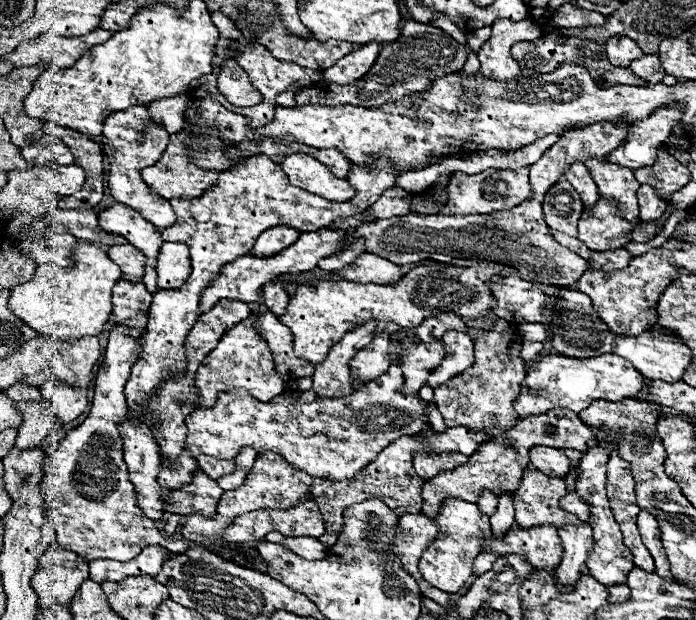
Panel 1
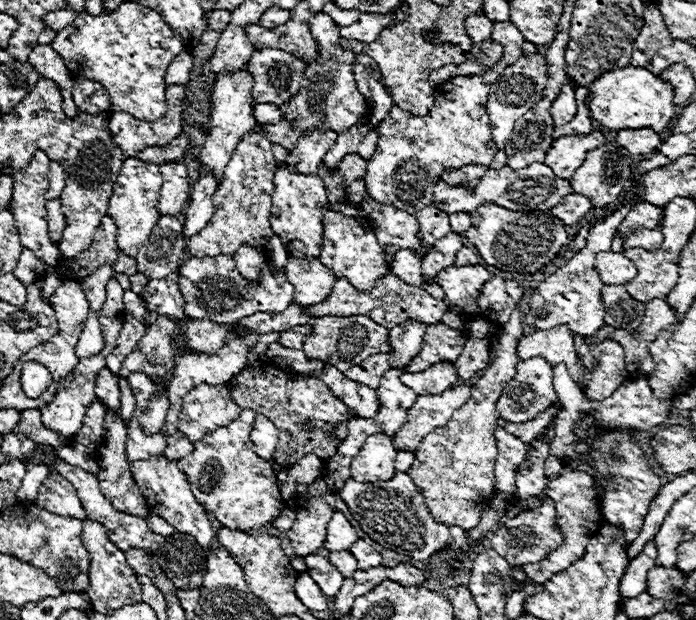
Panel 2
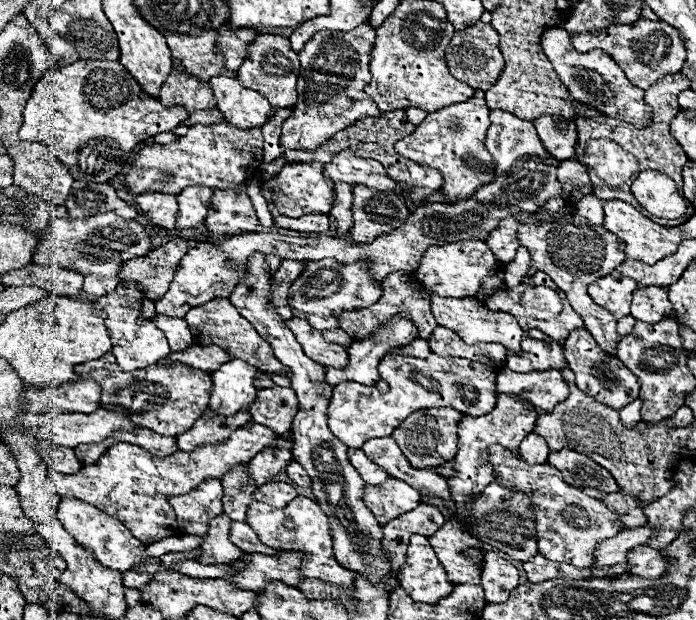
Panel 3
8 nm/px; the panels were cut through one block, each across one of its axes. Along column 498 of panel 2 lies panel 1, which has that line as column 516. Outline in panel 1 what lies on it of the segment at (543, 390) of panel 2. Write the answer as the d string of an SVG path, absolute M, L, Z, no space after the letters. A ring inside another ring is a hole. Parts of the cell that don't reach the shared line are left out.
M604 354L598 358L568 358L568 356L542 356L536 362L528 364L526 380L522 382L520 398L514 402L514 410L520 418L540 416L546 408L570 408L572 412L580 412L590 402L600 398L622 400L626 396L638 394L650 384L644 376L626 360L614 354Z

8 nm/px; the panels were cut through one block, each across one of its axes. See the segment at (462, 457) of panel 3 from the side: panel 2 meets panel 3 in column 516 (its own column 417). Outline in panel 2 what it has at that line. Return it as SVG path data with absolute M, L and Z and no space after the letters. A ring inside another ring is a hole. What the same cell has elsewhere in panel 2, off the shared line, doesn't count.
M468 386L448 388L440 396L418 396L416 404L408 410L408 422L394 434L394 444L398 450L416 450L424 436L428 436L436 426L448 422L454 410L458 410L470 398Z

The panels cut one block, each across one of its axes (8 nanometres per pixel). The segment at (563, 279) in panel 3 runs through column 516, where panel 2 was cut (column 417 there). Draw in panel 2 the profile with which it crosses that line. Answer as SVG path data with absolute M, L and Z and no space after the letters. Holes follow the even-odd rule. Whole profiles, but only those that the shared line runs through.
M428 206L428 208L420 210L416 214L416 218L420 220L420 240L428 250L434 248L436 240L444 238L450 232L448 214L434 208L434 206Z

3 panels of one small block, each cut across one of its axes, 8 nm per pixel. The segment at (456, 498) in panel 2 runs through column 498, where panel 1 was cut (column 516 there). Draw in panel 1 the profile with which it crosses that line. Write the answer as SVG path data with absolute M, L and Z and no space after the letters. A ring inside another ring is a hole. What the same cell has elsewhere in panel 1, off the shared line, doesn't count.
M498 318L490 330L482 330L474 336L474 364L466 372L454 376L454 380L434 388L434 404L444 416L448 426L468 426L474 432L484 430L488 438L498 438L512 430L518 416L512 402L520 394L520 384L526 376L524 360L520 358L522 338L514 324Z

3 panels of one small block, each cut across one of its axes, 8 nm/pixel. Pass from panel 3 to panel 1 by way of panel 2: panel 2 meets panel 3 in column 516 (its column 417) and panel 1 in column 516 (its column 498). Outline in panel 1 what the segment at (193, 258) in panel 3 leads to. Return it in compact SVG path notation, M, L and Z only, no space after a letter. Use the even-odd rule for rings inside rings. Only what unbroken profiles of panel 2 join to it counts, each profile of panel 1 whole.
M496 20L492 24L492 36L482 44L478 58L480 58L480 72L492 80L510 80L520 74L518 62L512 58L510 48L514 42L532 42L542 36L542 30L530 20Z

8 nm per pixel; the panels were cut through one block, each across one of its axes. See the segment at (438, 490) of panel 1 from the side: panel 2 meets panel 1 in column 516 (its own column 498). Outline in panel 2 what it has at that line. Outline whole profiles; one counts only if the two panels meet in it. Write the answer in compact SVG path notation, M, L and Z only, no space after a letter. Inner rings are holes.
M496 424L494 428L494 438L496 438L496 448L498 448L498 458L496 458L496 486L498 490L502 488L504 494L514 494L514 470L518 464L524 462L528 444L518 440L516 436L508 434L502 426Z

